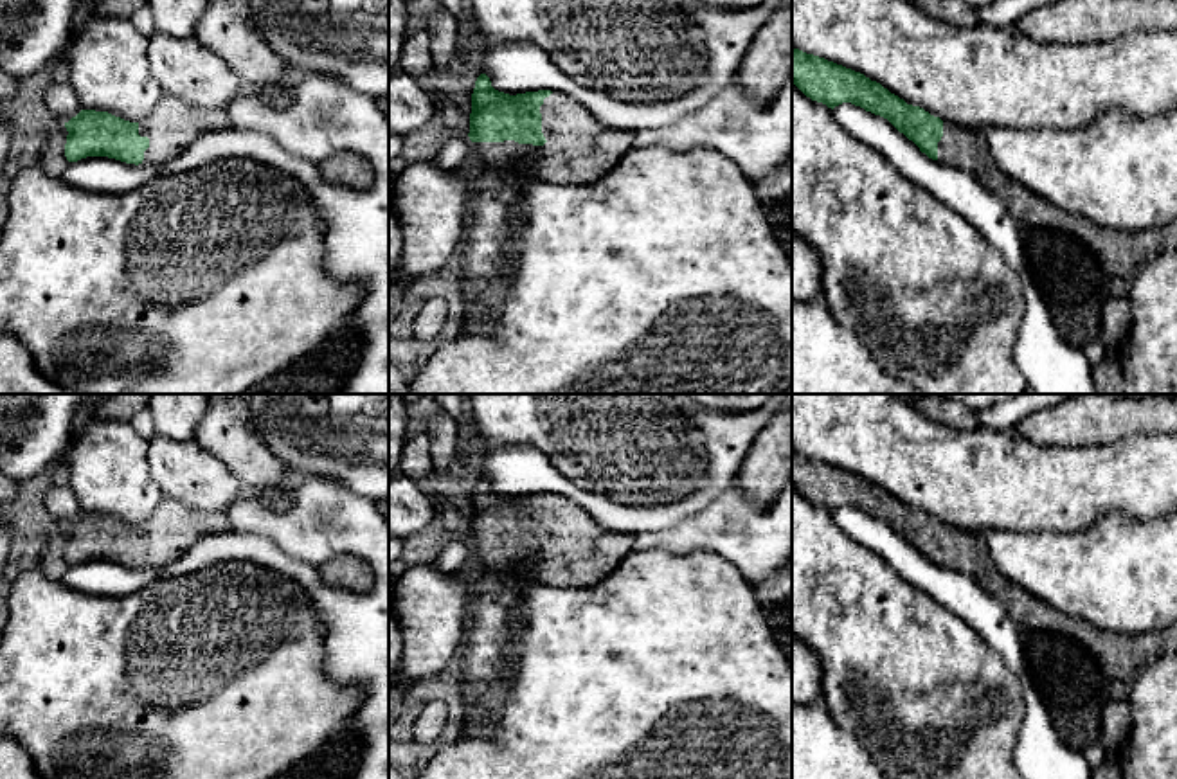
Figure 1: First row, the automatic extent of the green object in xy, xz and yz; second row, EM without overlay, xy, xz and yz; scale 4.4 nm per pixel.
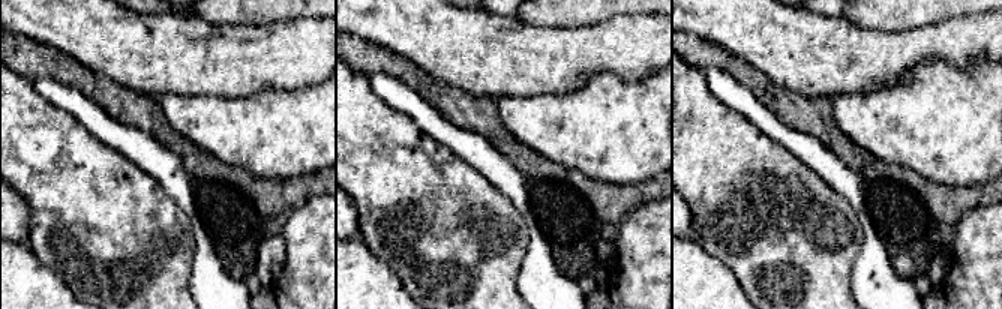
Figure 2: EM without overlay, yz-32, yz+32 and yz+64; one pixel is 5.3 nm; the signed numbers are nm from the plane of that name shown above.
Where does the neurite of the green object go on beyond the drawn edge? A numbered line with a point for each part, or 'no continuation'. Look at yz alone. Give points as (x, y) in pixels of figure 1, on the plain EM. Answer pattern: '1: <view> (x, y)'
1: yz (1122, 655)

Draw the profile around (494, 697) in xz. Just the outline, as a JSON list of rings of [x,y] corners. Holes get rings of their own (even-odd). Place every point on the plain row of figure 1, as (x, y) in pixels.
[[[502,658],[499,676],[491,687],[477,700],[479,709],[500,709],[517,675],[517,660]]]

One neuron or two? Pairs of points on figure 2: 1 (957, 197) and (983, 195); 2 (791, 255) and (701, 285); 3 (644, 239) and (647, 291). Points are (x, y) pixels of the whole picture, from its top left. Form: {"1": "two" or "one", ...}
{"1": "one", "2": "two", "3": "one"}

